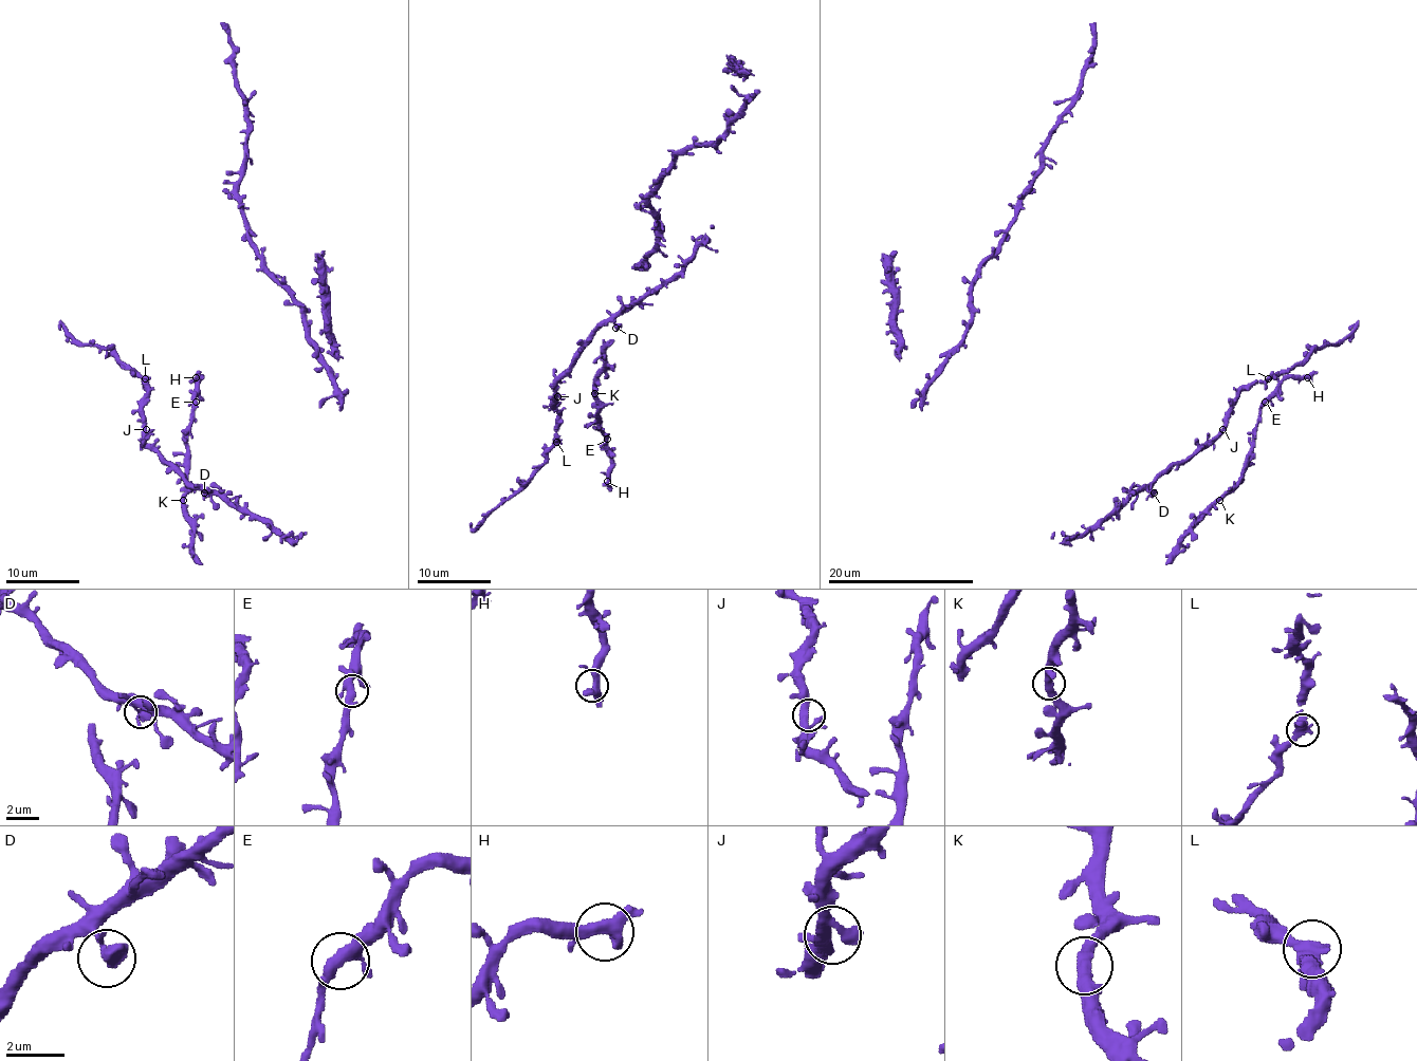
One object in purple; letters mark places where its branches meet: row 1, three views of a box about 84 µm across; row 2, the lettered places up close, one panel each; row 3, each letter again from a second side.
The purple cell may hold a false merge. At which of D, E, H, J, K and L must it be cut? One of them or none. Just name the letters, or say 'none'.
none

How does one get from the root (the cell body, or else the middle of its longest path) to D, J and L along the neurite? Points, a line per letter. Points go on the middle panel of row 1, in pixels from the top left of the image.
D: (703, 236), (695, 241), (695, 256), (670, 278), (635, 300), (614, 320), (615, 328)
J: (703, 236), (695, 241), (695, 256), (678, 273), (621, 306), (595, 331), (575, 364), (557, 383), (557, 396)
L: (703, 236), (695, 241), (695, 256), (678, 273), (610, 316), (557, 383), (553, 403), (557, 443)

